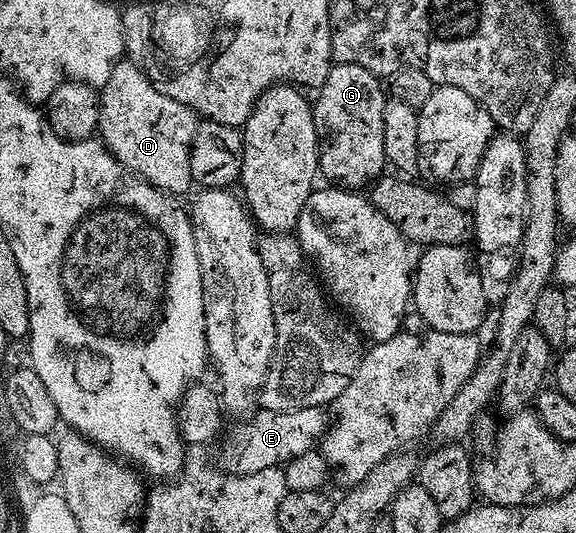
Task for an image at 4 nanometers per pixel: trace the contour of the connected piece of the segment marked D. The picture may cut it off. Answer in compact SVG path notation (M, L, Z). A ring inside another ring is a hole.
M118 61L115 69L111 69L111 77L107 77L107 85L100 88L99 121L97 131L105 148L116 157L128 171L146 179L152 187L158 187L174 197L181 197L188 187L194 186L191 177L191 141L195 137L195 129L199 122L196 111L187 105L159 93L151 80L143 74L134 63Z

